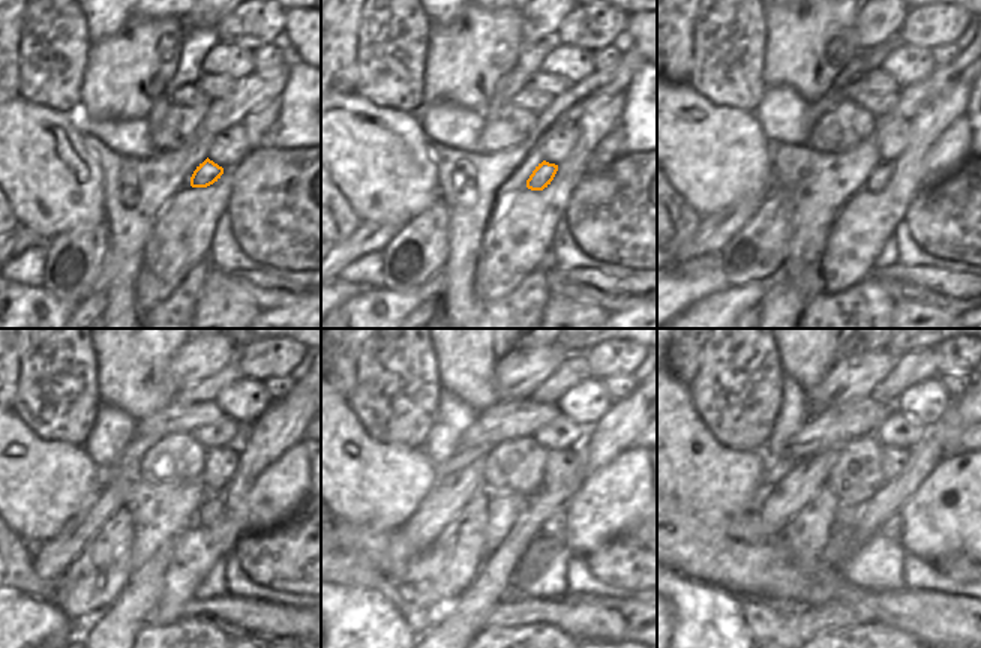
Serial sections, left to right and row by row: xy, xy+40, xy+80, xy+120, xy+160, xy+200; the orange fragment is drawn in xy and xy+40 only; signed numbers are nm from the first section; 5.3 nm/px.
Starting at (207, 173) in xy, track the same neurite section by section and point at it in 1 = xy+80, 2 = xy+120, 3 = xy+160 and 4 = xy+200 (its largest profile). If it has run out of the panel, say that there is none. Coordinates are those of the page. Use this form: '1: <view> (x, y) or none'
1: xy+80 (881, 176)
2: xy+120 (212, 509)
3: xy+160 (555, 525)
4: xy+200 (891, 528)

